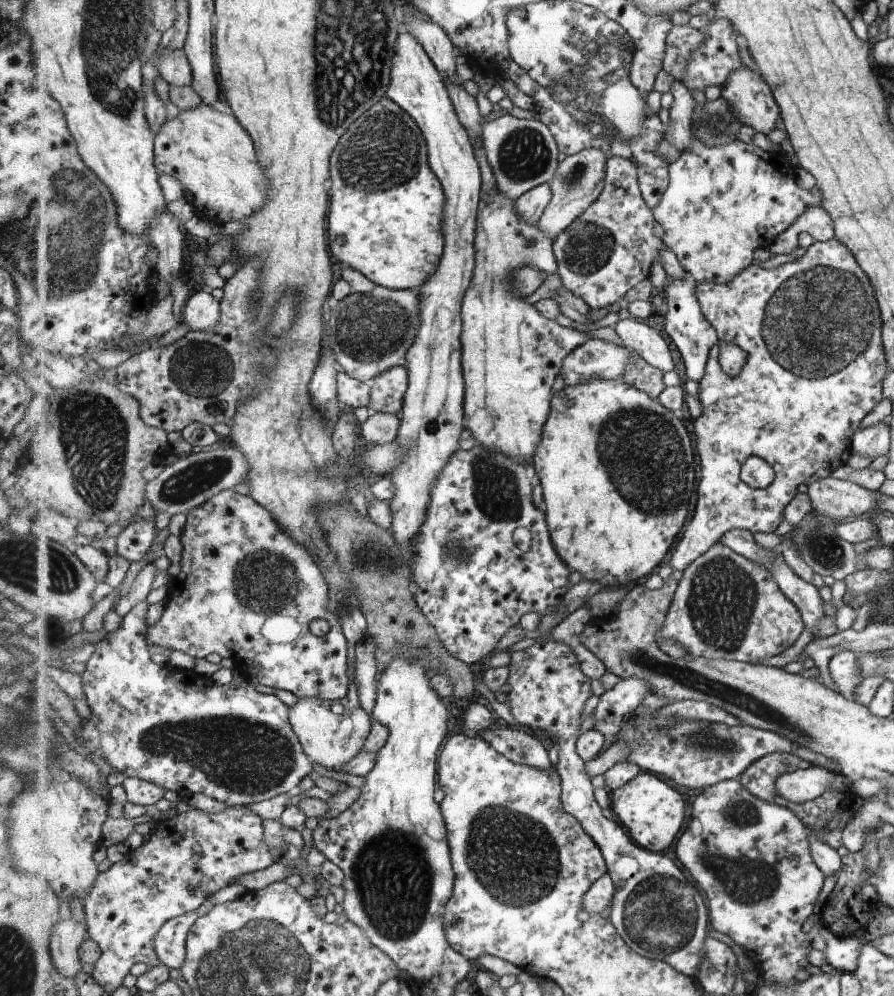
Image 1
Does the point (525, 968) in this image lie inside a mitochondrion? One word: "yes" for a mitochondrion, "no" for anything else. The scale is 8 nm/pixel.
no

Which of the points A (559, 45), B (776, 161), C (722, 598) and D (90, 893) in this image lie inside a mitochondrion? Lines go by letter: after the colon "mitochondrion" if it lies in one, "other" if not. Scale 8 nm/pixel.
A: mitochondrion
B: other
C: mitochondrion
D: other

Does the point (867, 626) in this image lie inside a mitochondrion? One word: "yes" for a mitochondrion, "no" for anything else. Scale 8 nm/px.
no

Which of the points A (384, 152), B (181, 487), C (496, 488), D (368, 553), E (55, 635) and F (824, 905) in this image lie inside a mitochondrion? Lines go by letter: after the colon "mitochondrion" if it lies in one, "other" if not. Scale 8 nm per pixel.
A: mitochondrion
B: mitochondrion
C: mitochondrion
D: mitochondrion
E: other
F: other

